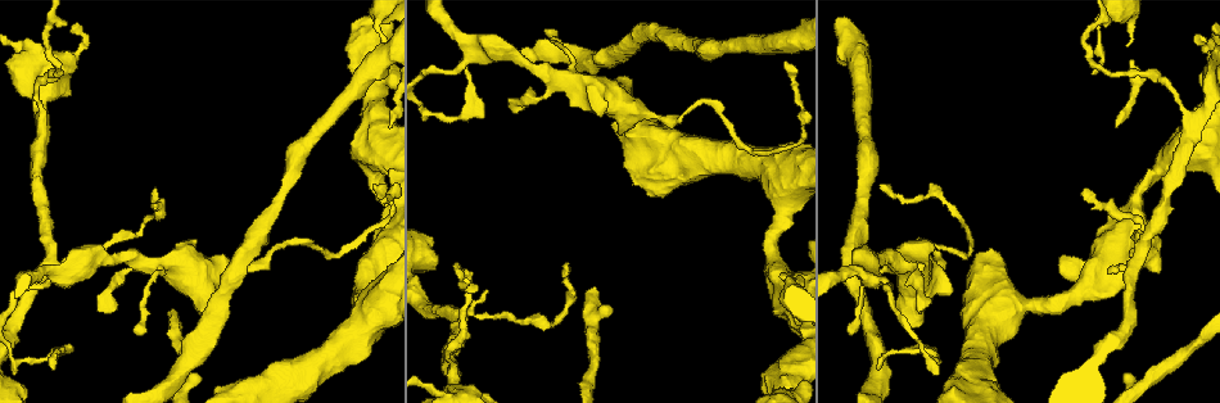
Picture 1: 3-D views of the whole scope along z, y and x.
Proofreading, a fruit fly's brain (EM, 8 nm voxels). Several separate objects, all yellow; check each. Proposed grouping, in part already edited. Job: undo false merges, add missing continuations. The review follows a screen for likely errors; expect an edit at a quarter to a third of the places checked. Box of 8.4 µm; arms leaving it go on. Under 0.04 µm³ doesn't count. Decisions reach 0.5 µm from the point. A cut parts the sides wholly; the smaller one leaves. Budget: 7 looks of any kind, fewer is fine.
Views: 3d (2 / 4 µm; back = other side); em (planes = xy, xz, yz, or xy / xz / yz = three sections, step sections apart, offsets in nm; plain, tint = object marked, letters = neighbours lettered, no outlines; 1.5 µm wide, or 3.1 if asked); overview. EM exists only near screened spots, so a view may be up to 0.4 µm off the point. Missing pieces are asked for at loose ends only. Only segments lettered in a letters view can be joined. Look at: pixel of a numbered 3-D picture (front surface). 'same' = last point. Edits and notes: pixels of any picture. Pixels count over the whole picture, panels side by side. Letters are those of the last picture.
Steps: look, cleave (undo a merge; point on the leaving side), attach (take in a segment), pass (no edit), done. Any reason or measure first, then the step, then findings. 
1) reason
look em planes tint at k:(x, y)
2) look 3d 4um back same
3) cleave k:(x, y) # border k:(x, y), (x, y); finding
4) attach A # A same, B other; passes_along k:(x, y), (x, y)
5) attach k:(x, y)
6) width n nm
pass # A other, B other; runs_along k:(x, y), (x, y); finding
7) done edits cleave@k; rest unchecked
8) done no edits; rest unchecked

thin end
look em xy step 8 letters at 1:(547, 32)

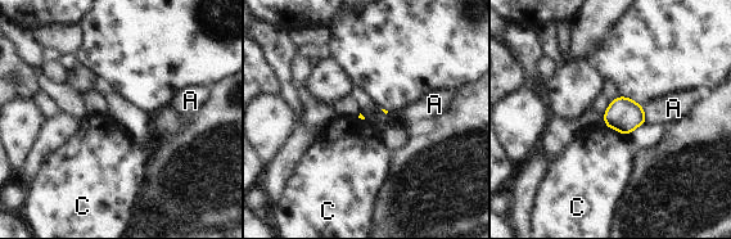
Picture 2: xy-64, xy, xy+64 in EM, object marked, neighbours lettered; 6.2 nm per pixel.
cut it another way
look em planes letters same

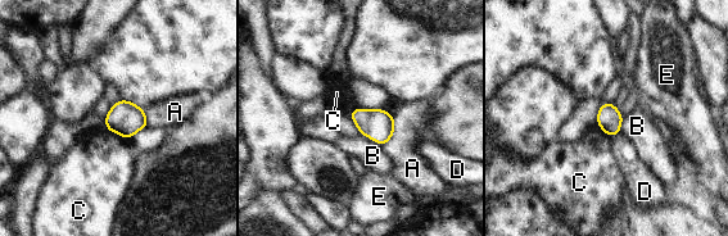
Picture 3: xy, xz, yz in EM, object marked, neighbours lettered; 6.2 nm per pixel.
width 160 nm
pass # A other, B other, C other, D other, E other; border 3:(104, 127), (129, 140); none of them fits

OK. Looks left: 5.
free end
look em planes letters at 1:(880, 187)

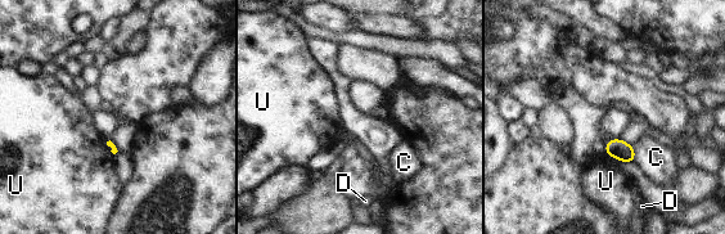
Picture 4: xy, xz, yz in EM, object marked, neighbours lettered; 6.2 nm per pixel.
pass # C other, D other, U other; none of them fits

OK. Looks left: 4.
thin end
look 3d 2um at 1:(1094, 71)

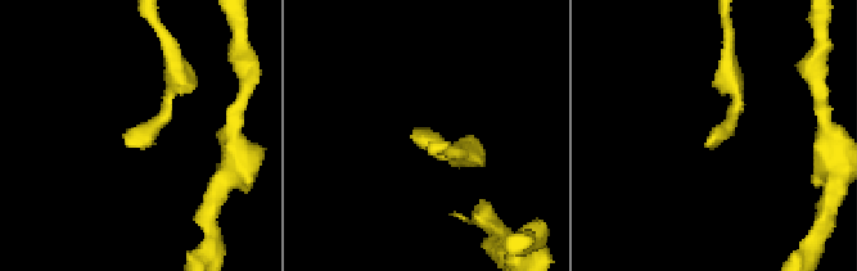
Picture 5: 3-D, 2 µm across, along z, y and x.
look em planes tint at 5:(708, 142)

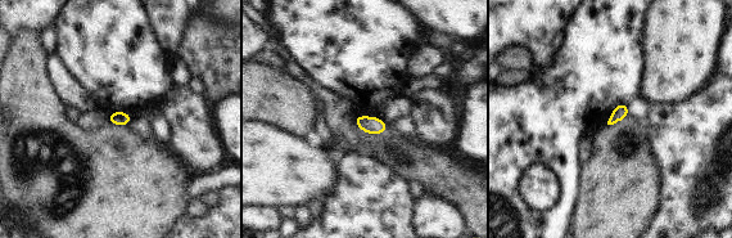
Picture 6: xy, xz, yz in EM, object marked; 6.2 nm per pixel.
look em planes letters same

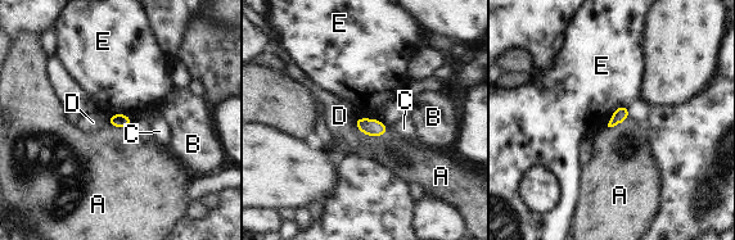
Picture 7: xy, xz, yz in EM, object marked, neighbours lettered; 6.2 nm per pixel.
pass # A other, B other, C other, D other, E other; border 7:(626, 104), (616, 109), (607, 126); no lettered segment goes on from it

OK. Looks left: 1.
done no edits; rest unchecked

